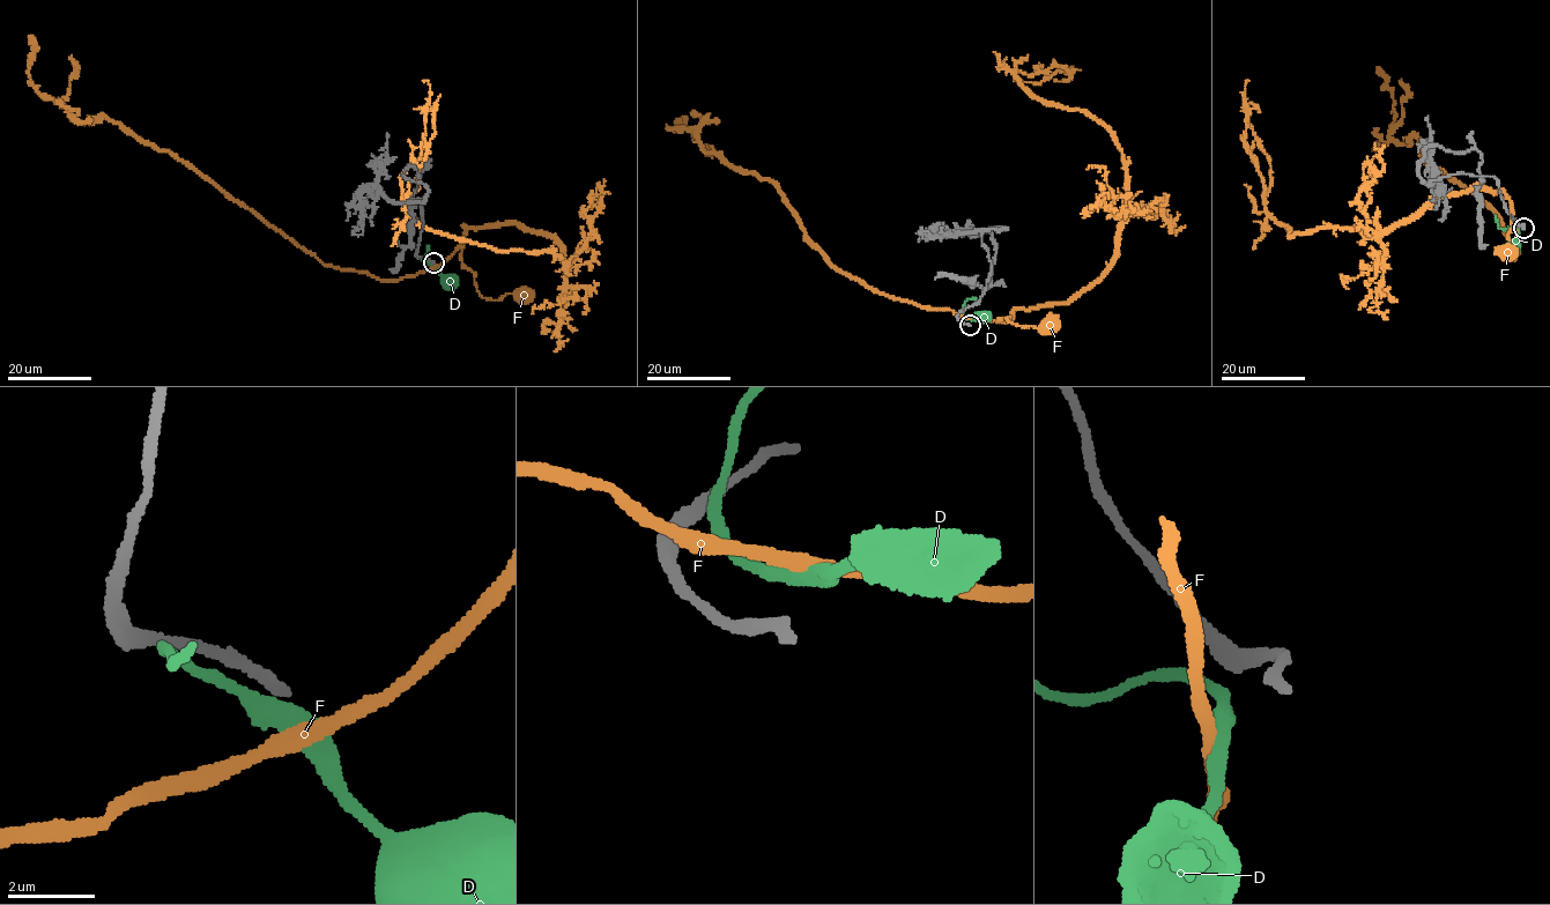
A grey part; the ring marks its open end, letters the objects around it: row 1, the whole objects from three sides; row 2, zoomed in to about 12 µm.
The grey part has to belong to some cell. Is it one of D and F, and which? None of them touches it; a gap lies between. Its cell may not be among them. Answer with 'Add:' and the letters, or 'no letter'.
Add: no letter

